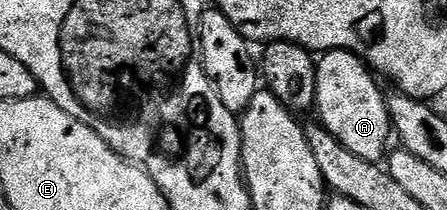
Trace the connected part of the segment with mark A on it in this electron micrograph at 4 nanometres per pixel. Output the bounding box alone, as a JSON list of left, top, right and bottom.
[315,51,393,163]

